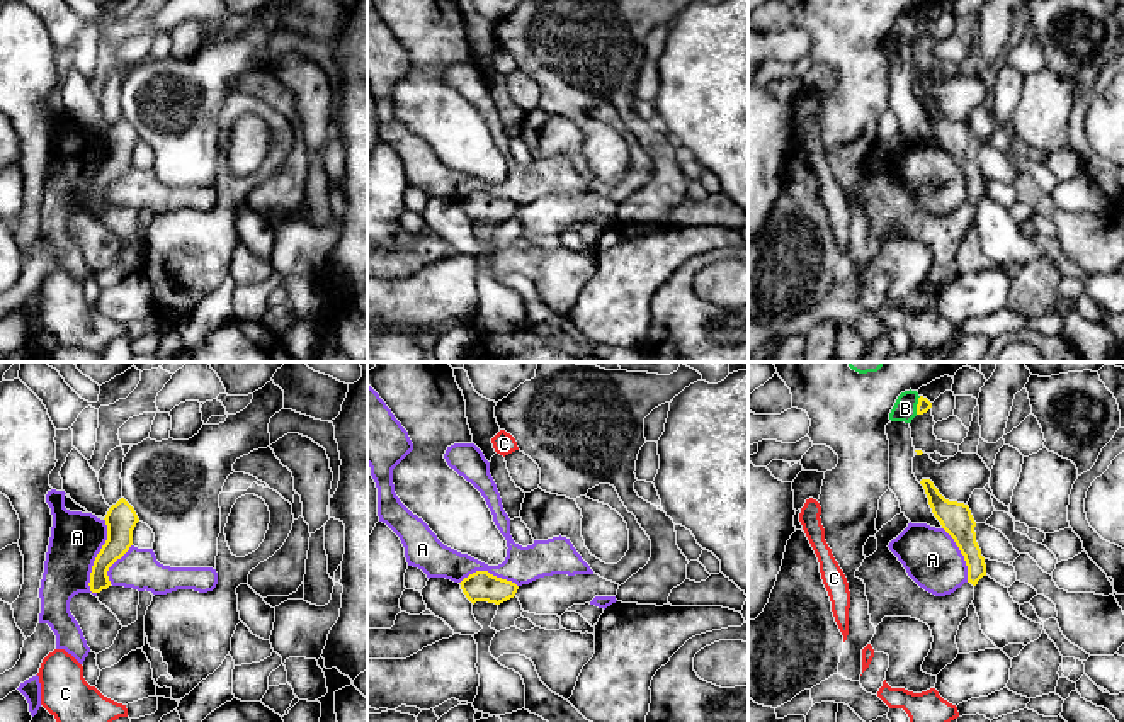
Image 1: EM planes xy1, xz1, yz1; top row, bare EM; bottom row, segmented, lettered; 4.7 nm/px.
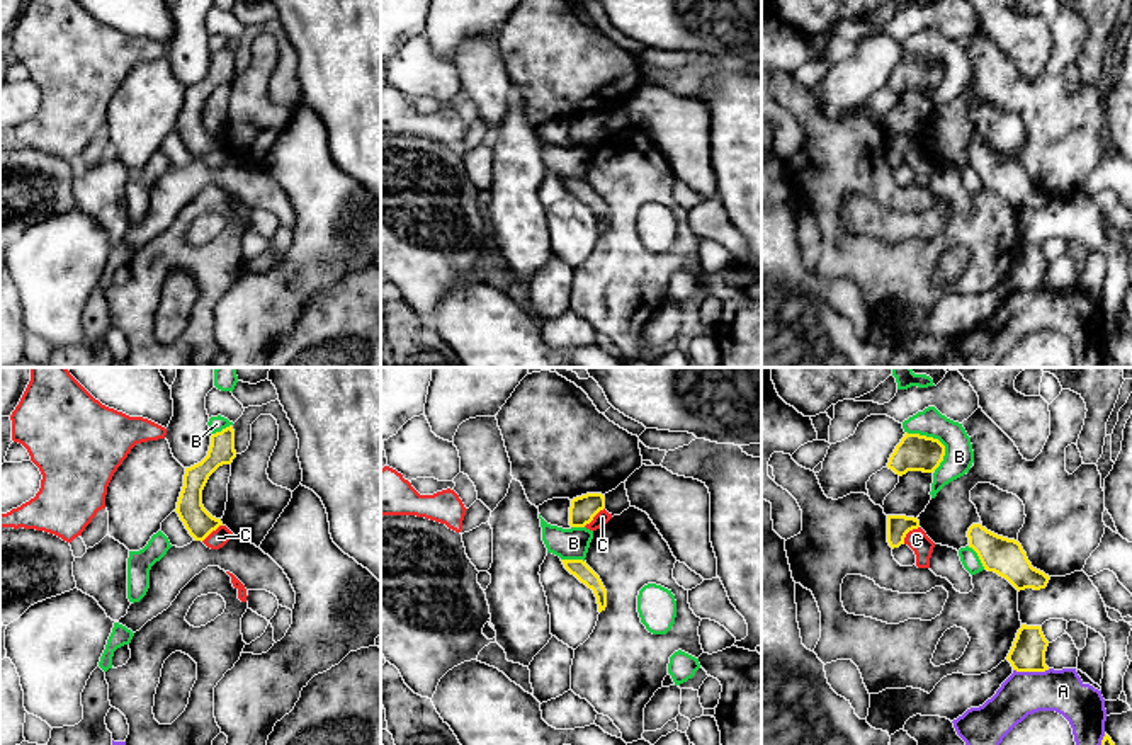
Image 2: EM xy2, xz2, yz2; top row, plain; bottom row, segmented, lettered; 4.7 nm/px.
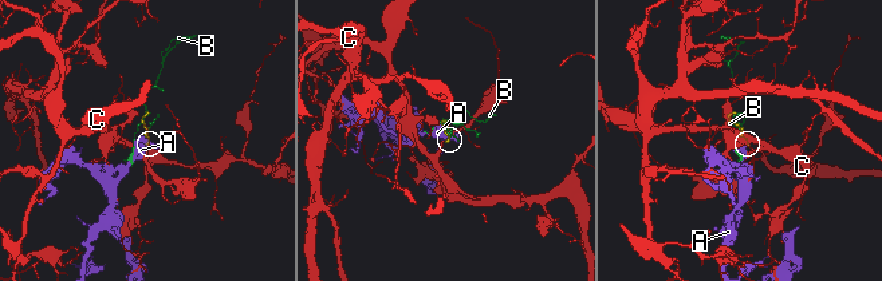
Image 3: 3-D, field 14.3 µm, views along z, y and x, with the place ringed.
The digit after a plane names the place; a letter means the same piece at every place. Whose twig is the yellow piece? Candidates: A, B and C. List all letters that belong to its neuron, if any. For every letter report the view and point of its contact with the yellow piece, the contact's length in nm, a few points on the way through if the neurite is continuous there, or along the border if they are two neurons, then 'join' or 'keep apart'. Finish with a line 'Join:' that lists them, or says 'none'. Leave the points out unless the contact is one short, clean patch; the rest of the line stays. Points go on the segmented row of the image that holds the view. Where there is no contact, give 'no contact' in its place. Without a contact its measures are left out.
A: meets yellow in xy1 at (97, 556); contact 360 nm long; keep apart
B: meets yellow in yz2 at (937, 439); contact 240 nm long; keep apart
C: meets yellow in xz2 at (594, 516); contact 140 nm long; border along xz2 (604, 507), (583, 526); keep apart
Join: none

